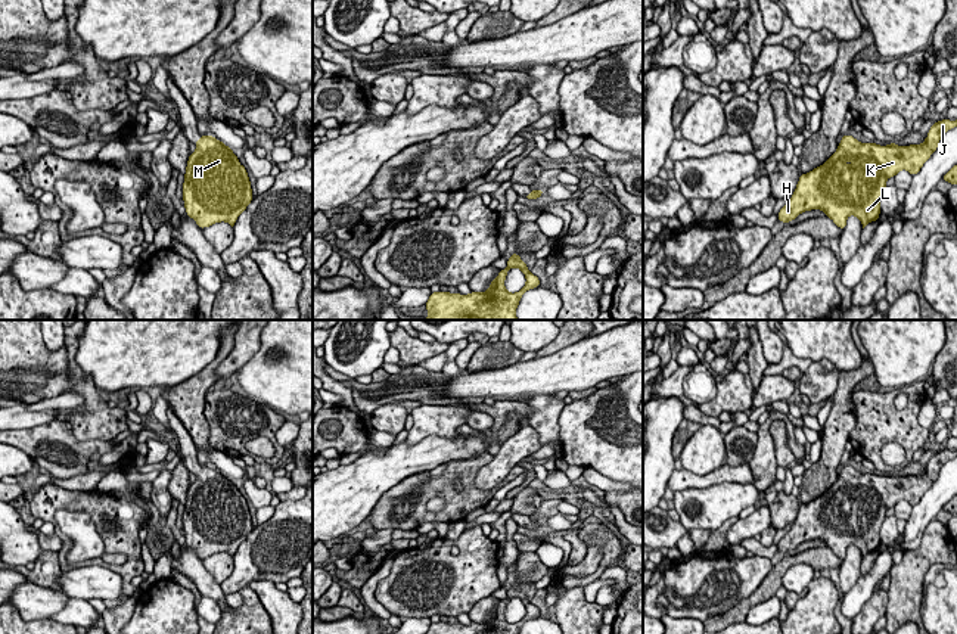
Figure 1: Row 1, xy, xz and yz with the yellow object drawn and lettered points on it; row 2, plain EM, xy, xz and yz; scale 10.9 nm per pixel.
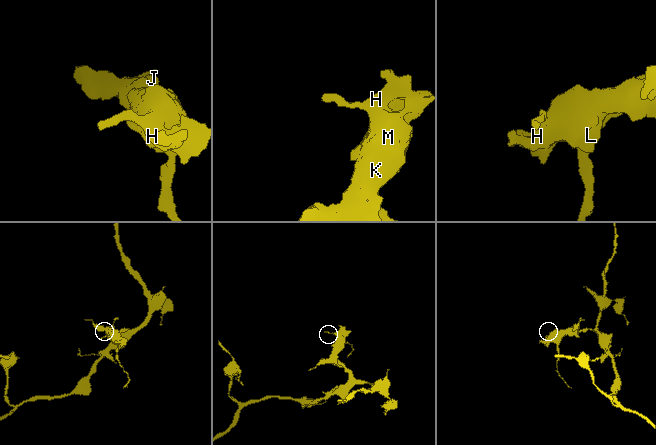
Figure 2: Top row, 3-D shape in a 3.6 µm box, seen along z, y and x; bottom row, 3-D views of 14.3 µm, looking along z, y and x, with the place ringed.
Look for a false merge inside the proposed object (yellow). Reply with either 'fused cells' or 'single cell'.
single cell

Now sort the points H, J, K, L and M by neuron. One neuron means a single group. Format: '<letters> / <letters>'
H J K L M

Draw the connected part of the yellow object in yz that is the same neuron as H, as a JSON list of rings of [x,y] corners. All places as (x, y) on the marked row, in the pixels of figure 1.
[[[957,119],[938,121],[930,127],[922,144],[910,146],[861,143],[845,134],[838,144],[838,150],[823,165],[799,175],[795,193],[779,212],[779,221],[789,223],[805,211],[821,209],[842,230],[849,215],[855,215],[864,229],[870,221],[877,221],[879,218],[879,202],[886,187],[886,180],[895,177],[901,170],[907,170],[911,175],[917,174],[936,150],[941,137],[954,127],[957,127]]]

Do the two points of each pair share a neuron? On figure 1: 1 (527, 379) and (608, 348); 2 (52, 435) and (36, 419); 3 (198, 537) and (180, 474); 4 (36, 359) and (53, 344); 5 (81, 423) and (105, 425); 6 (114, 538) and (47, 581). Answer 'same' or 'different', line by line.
1: same
2: different
3: different
4: different
5: same
6: different

